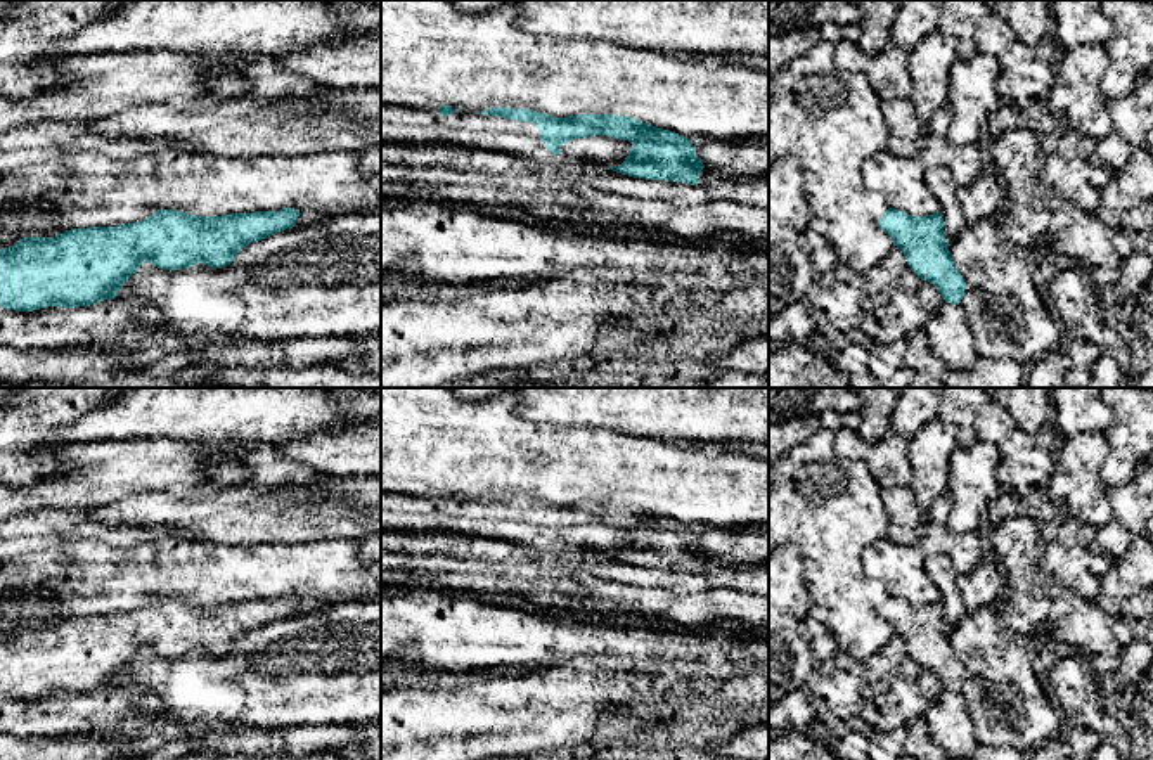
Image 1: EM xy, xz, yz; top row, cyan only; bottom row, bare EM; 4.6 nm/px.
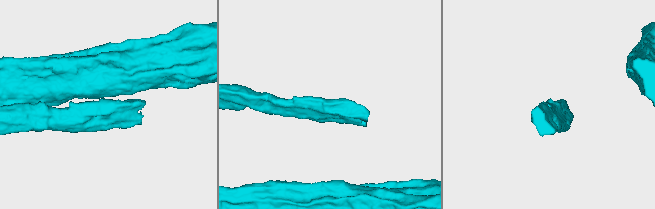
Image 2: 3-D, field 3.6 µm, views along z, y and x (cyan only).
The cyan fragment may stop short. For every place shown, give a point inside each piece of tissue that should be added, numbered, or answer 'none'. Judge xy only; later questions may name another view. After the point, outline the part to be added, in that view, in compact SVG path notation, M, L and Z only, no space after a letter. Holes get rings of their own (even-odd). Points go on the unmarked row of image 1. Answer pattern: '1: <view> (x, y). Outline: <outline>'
none

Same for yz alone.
none

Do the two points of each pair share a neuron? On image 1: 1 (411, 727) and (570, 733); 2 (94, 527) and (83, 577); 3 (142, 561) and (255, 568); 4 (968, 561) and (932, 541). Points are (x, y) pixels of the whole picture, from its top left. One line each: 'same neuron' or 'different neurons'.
1: same neuron
2: different neurons
3: same neuron
4: same neuron

